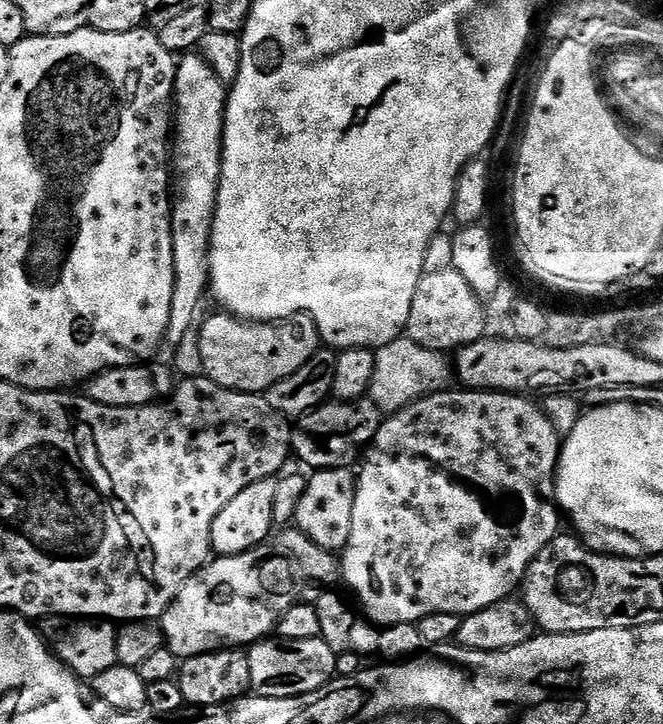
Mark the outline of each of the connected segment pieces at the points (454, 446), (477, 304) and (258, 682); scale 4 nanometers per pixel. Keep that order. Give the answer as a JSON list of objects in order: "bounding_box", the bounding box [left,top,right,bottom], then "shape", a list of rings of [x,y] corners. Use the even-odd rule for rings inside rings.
[{"bounding_box":[342,390,562,626],"shape":[[[445,390],[443,392],[430,392],[427,396],[423,396],[418,400],[408,404],[405,408],[391,413],[381,423],[378,434],[372,439],[366,451],[363,453],[362,459],[359,461],[360,472],[356,476],[356,493],[354,494],[354,519],[350,522],[350,538],[346,542],[346,546],[342,550],[342,580],[346,585],[349,584],[356,593],[355,599],[358,601],[359,607],[365,616],[377,626],[387,626],[390,624],[419,624],[422,618],[426,618],[430,614],[454,614],[458,617],[469,616],[478,610],[486,610],[490,606],[494,606],[498,602],[509,599],[513,595],[512,592],[521,587],[524,583],[524,575],[530,566],[530,562],[534,562],[534,558],[538,558],[538,554],[547,544],[558,535],[561,531],[560,520],[562,521],[562,513],[556,502],[556,465],[560,463],[560,450],[562,447],[561,433],[556,431],[554,422],[549,418],[548,413],[544,411],[539,403],[535,404],[533,397],[528,394],[519,392],[486,392],[483,390],[459,390],[460,392],[452,392],[453,390]]]},{"bounding_box":[406,268,489,354],"shape":[[[456,268],[425,272],[408,306],[406,335],[418,342],[418,346],[426,346],[435,352],[448,354],[459,350],[480,340],[489,331],[488,320],[484,317],[484,304],[485,301],[476,295],[470,282],[466,282]]]},{"bounding_box":[247,636,337,698],"shape":[[[319,636],[301,640],[265,638],[247,649],[250,689],[262,698],[294,698],[318,691],[336,676],[337,652]]]}]

